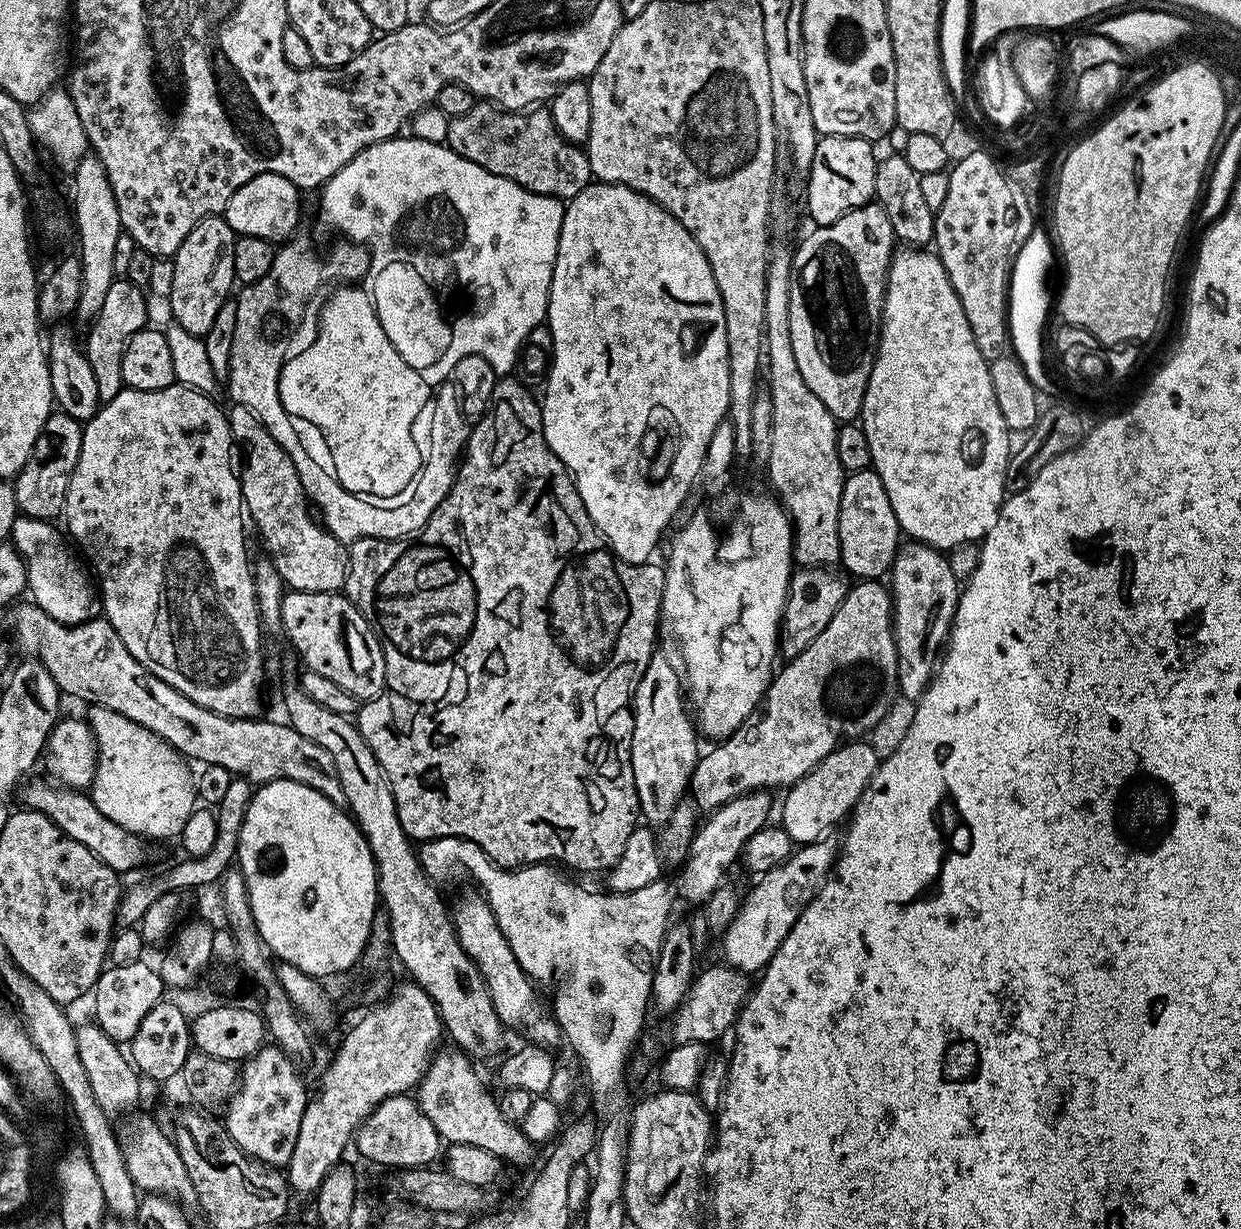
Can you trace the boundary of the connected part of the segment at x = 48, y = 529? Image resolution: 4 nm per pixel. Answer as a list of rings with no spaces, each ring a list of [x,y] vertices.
[[[22,514],[14,522],[10,540],[27,567],[28,590],[33,594],[33,603],[63,624],[85,624],[103,613],[103,599],[83,557],[69,537],[56,526],[51,521],[32,519]]]

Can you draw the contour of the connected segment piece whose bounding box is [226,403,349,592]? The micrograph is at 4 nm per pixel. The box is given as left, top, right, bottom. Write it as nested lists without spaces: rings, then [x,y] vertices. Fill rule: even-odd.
[[[233,403],[231,407],[232,409],[230,407],[227,409],[226,415],[232,431],[232,443],[239,459],[240,456],[244,459],[238,464],[240,494],[244,497],[244,507],[251,523],[252,520],[256,523],[257,530],[268,546],[267,555],[272,564],[275,565],[285,585],[293,592],[340,592],[344,587],[344,579],[348,576],[349,553],[345,545],[341,544],[338,538],[334,538],[327,528],[321,526],[315,515],[312,517],[308,513],[310,501],[304,494],[300,475],[290,454],[286,454],[282,446],[278,446],[270,430],[266,430],[264,423],[246,406]]]

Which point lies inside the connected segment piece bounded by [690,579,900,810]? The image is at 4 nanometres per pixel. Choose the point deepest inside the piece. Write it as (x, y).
(849, 675)

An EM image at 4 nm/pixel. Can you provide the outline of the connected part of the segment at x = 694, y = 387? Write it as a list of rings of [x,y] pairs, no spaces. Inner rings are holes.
[[[593,182],[588,187],[582,189],[573,200],[567,201],[562,218],[562,234],[558,238],[558,254],[554,262],[554,274],[550,282],[550,294],[548,295],[548,314],[546,323],[552,335],[552,362],[546,373],[544,384],[544,396],[540,400],[540,413],[542,414],[542,430],[550,450],[558,454],[558,458],[567,466],[569,474],[576,481],[576,489],[582,498],[582,506],[586,506],[586,514],[594,522],[594,526],[600,531],[601,537],[606,541],[609,548],[616,553],[618,558],[622,558],[631,564],[647,564],[653,559],[652,551],[660,544],[660,539],[664,536],[664,531],[672,524],[672,519],[676,516],[676,511],[684,504],[684,499],[688,496],[688,491],[692,488],[692,483],[696,479],[701,479],[704,470],[704,459],[706,458],[706,446],[710,446],[710,438],[714,430],[718,430],[720,424],[725,423],[728,407],[730,406],[730,362],[728,361],[728,347],[726,346],[726,314],[722,310],[722,294],[718,294],[718,282],[714,282],[714,270],[710,270],[710,262],[698,246],[694,234],[674,218],[662,205],[656,204],[648,196],[643,196],[640,192],[635,192],[633,188],[627,188],[621,184],[602,184]]]

